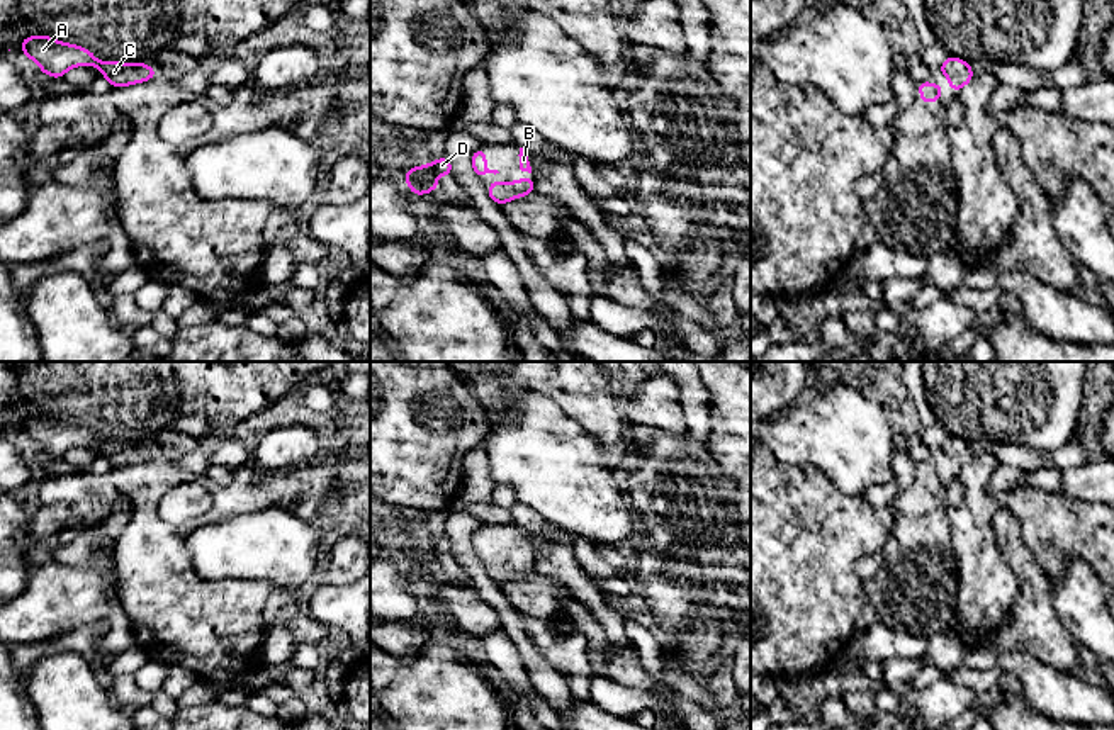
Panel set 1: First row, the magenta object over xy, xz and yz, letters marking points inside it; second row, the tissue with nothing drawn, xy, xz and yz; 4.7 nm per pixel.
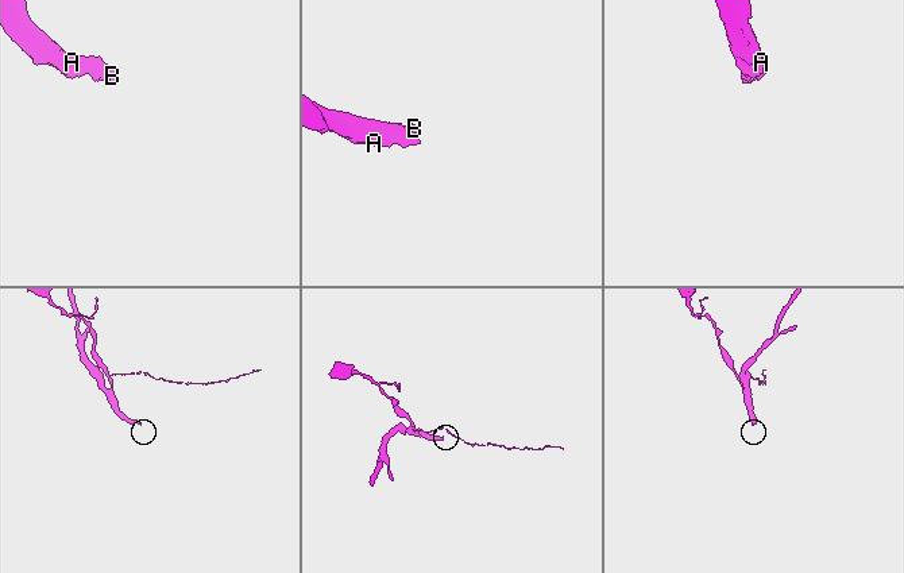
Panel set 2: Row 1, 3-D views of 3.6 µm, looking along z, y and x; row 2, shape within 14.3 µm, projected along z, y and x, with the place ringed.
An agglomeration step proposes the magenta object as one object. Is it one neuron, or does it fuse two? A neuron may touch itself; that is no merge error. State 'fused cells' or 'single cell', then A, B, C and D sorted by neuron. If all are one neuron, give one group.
single cell; A B C D

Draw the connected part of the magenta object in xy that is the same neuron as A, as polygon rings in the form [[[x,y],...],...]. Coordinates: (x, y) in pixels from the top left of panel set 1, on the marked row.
[[[27,36],[22,39],[20,53],[37,63],[41,73],[51,78],[63,78],[75,66],[93,65],[114,88],[148,81],[160,75],[148,63],[98,61],[92,51],[76,44],[59,42],[51,36]]]

